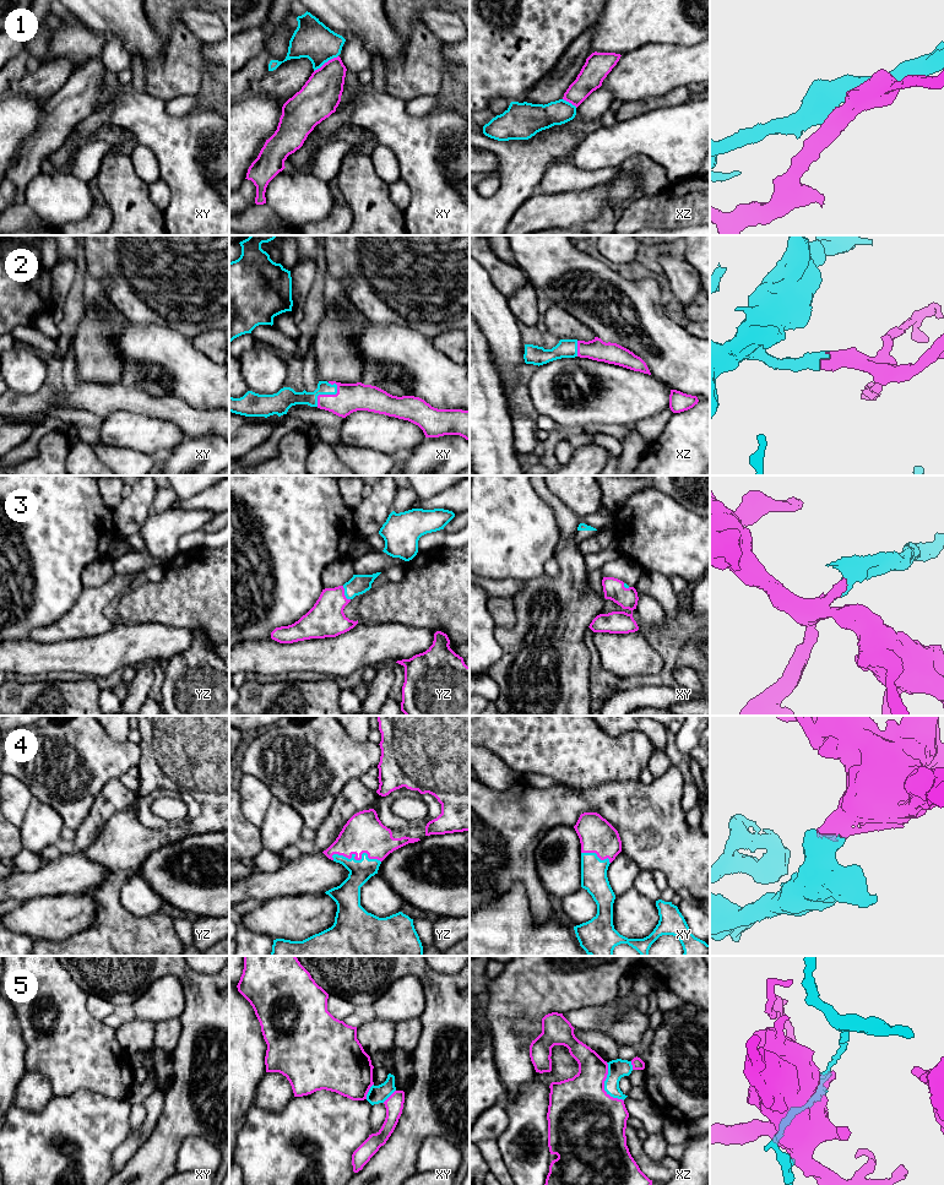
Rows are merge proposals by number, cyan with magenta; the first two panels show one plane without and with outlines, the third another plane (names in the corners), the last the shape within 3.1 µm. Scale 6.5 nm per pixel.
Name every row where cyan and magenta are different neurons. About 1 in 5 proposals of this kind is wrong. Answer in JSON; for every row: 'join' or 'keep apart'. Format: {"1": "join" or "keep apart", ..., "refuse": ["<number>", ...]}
{"1": "join", "2": "join", "3": "join", "4": "join", "5": "keep apart", "refuse": ["5"]}

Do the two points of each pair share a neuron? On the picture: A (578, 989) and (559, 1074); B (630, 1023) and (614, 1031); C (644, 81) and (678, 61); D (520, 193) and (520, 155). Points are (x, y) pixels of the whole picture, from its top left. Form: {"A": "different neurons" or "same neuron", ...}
{"A": "different neurons", "B": "same neuron", "C": "same neuron", "D": "same neuron"}

